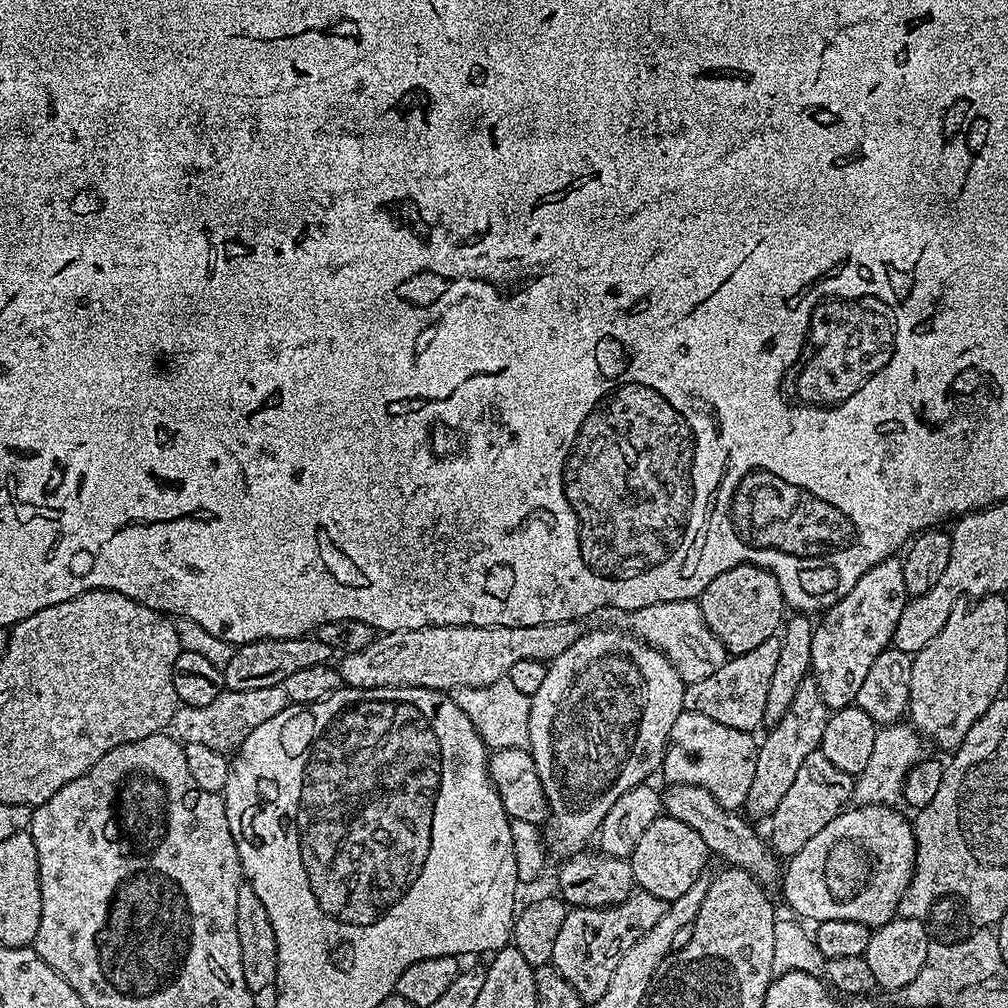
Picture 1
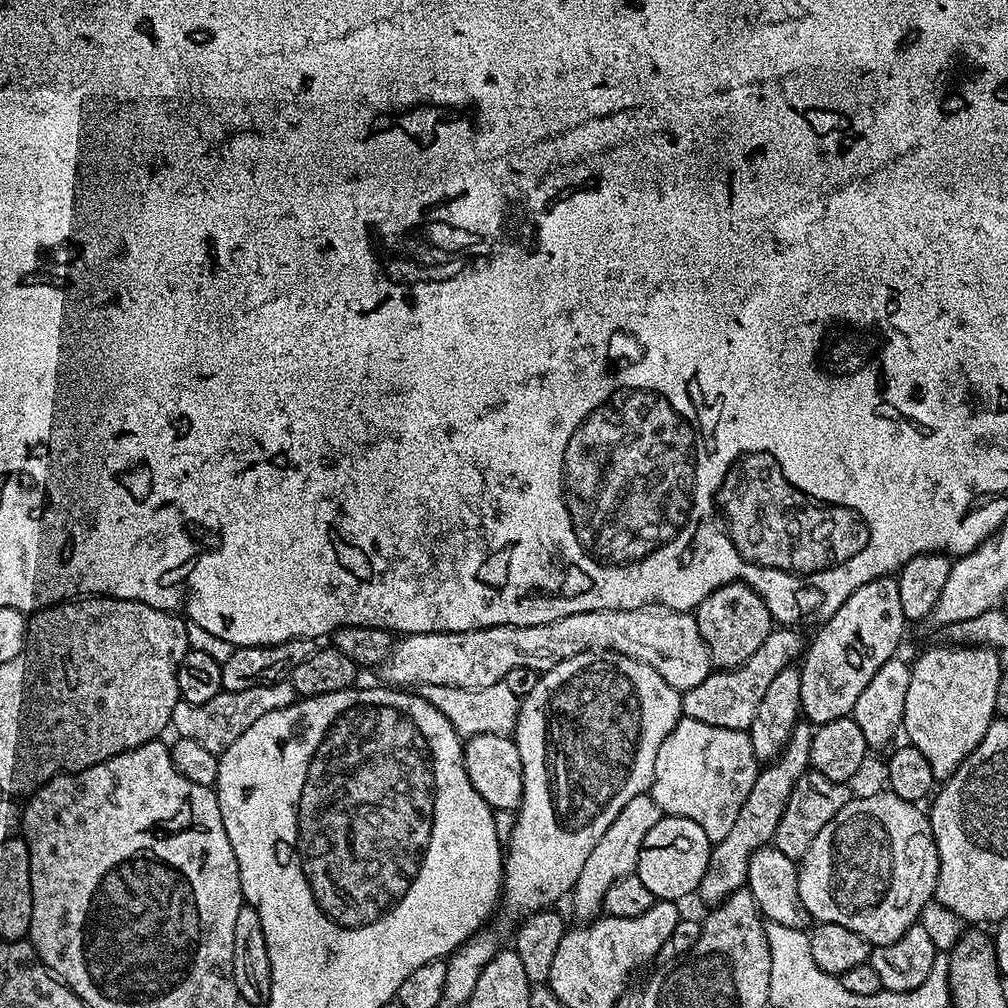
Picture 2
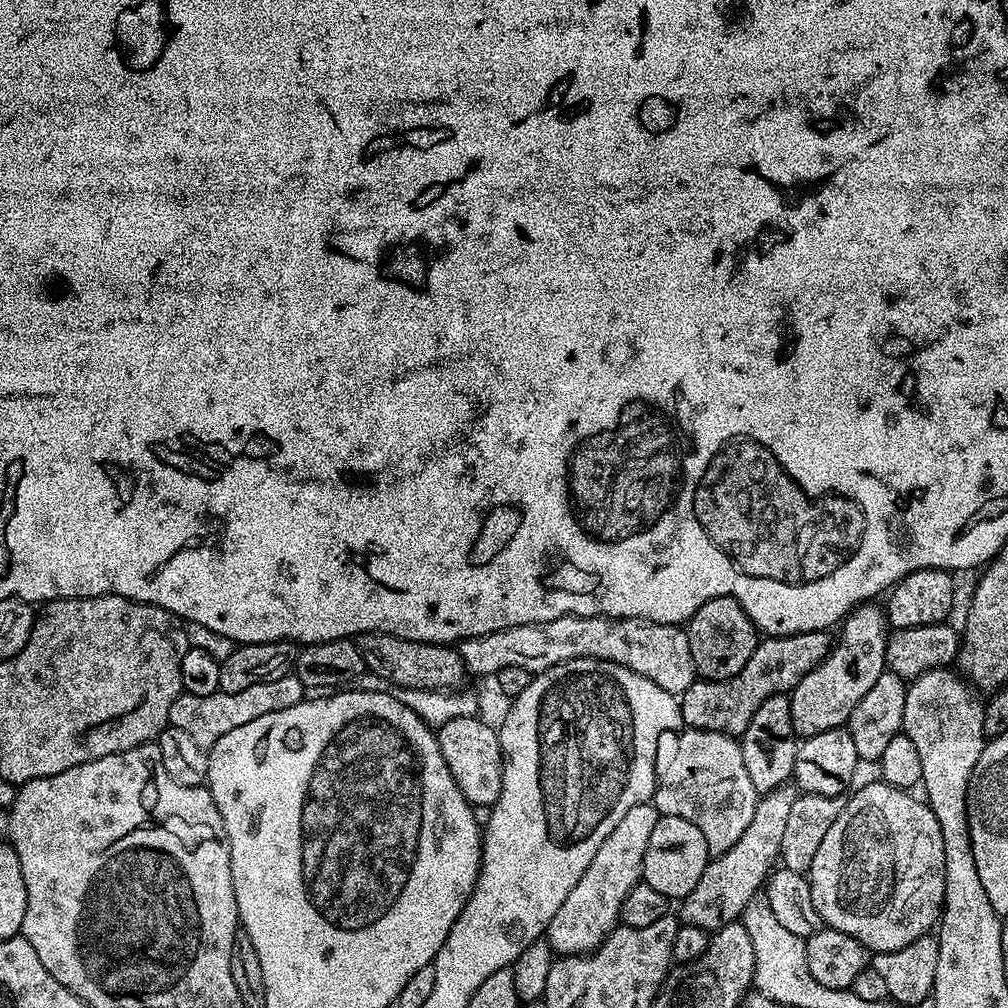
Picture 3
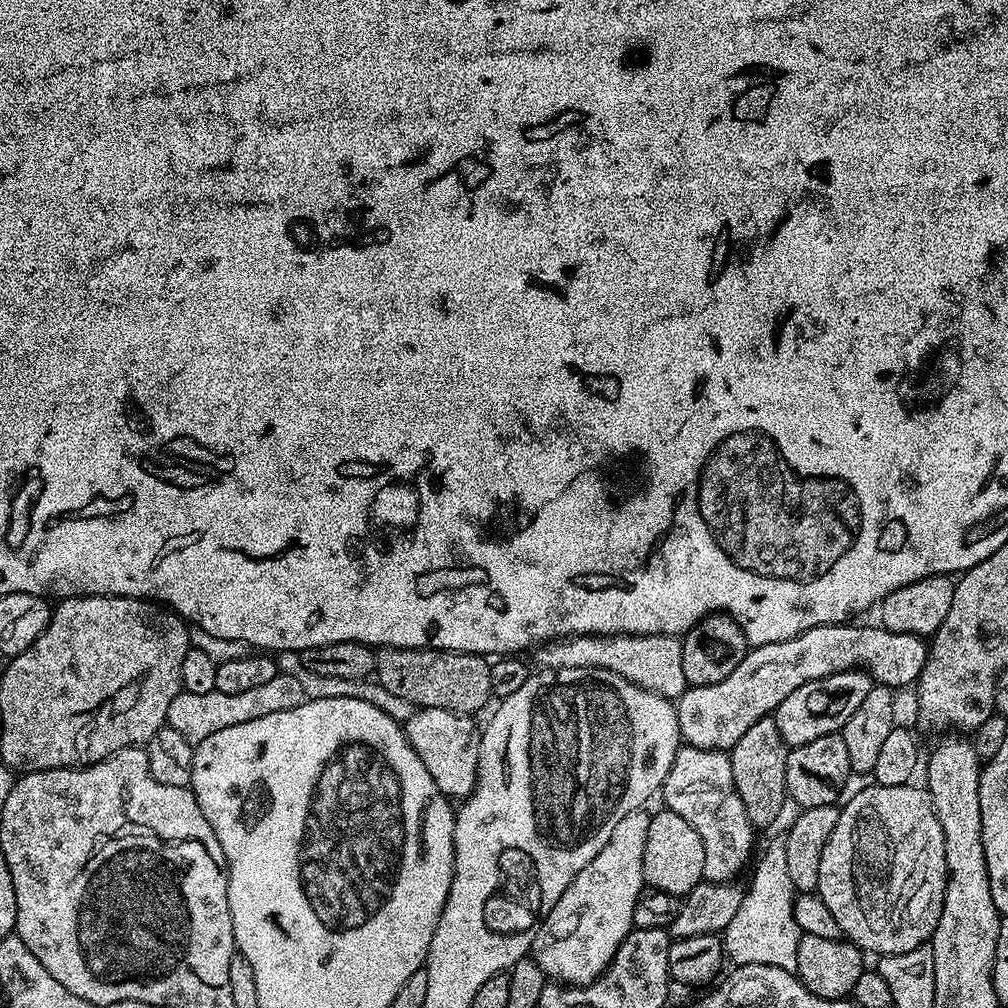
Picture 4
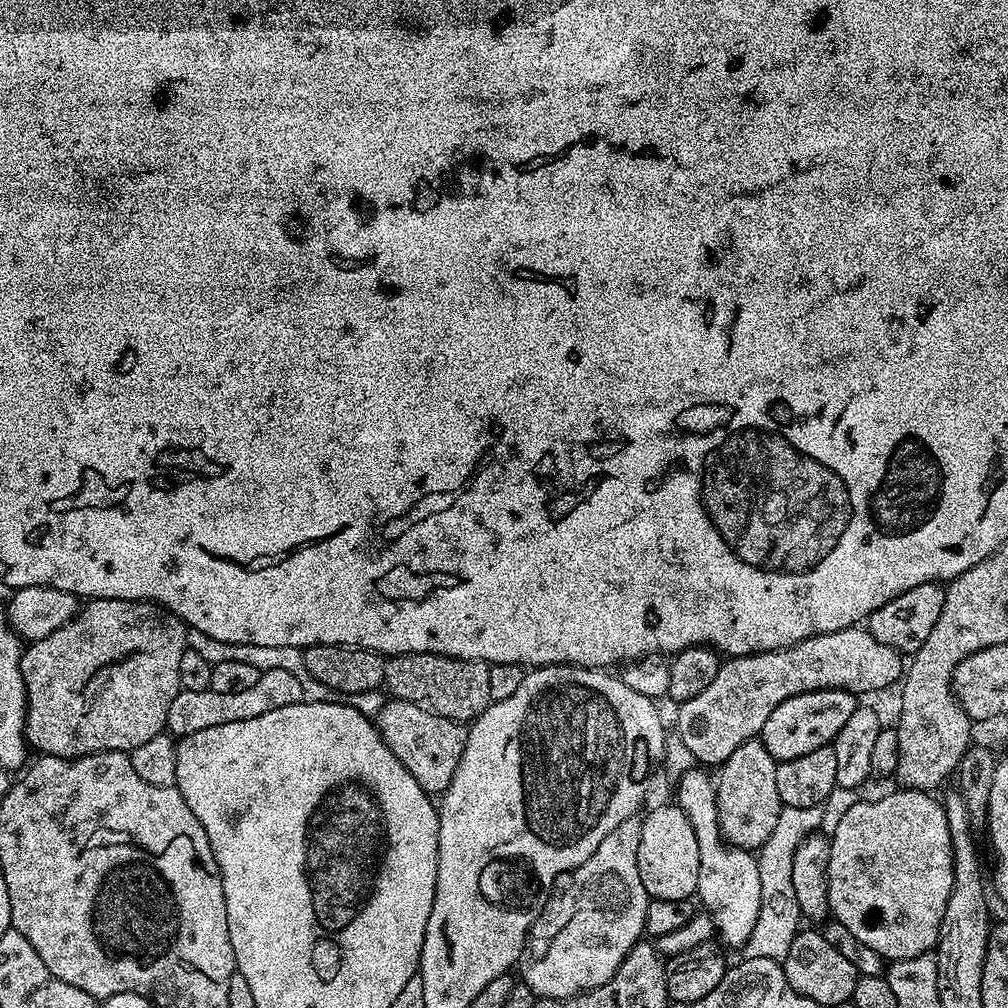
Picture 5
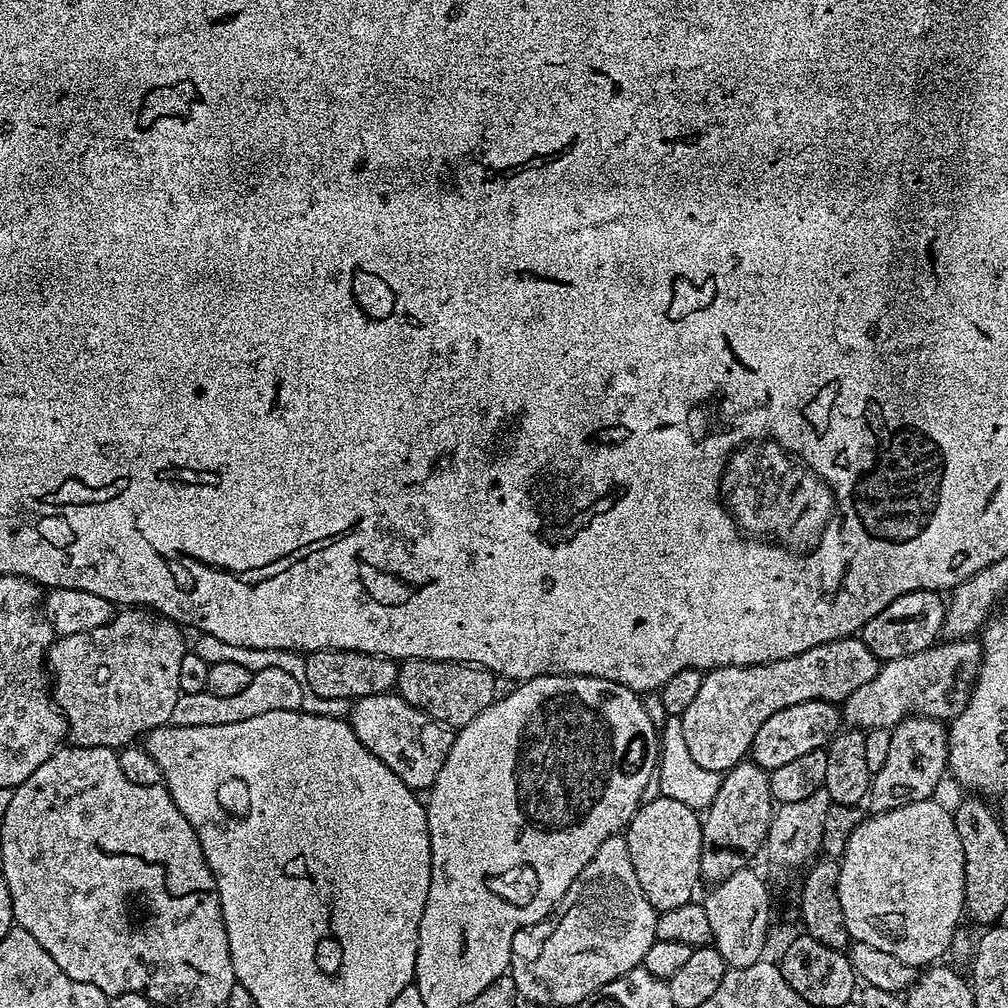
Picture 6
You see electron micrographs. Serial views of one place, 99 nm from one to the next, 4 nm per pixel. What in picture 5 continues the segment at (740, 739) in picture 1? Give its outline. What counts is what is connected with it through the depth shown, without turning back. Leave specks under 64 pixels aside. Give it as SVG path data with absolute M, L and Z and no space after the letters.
M693 770L679 777L677 784L680 785L676 788L675 803L686 814L686 818L690 818L690 826L694 826L694 838L698 838L696 896L703 911L716 924L719 943L729 949L743 949L750 934L754 934L754 922L758 922L758 910L762 906L762 881L758 878L756 856L749 849L735 848L720 833L716 785L711 775L708 777L704 772Z

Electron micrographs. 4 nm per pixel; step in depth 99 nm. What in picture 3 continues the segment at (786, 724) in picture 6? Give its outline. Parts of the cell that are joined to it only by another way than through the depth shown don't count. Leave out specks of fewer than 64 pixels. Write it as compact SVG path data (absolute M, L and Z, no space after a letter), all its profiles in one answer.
M865 602L853 608L843 621L839 629L840 637L835 637L828 656L792 689L790 718L797 737L813 736L826 730L845 727L851 712L886 671L890 625L885 609L876 606L875 603Z

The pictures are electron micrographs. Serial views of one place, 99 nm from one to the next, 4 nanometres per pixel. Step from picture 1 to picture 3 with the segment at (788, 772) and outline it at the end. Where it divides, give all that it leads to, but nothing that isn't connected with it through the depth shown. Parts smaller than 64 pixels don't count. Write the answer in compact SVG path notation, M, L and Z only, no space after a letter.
M789 782L778 786L773 792L763 793L757 799L754 818L750 818L750 826L746 826L742 838L738 838L726 854L711 857L706 870L702 870L702 878L698 878L698 886L683 897L681 904L684 905L678 911L683 923L698 926L711 934L722 926L737 923L743 917L746 906L757 899L759 892L756 891L765 887L774 865L780 859L782 833L797 795L795 783Z

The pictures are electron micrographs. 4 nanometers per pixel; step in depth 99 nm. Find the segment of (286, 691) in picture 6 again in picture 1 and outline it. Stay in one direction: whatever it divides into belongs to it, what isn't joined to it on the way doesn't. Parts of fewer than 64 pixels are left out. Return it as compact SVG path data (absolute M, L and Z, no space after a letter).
M266 686L262 690L241 692L226 690L206 706L186 704L177 708L170 728L176 739L184 744L198 742L202 746L210 746L210 750L232 754L242 742L246 742L246 738L250 738L250 734L254 734L254 730L258 730L258 726L262 726L262 722L270 722L270 718L288 707L289 703L282 686Z

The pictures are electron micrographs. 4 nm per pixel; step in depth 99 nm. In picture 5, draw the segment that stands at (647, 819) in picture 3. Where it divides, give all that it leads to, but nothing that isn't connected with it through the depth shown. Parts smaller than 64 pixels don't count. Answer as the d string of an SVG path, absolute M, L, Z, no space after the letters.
M639 815L626 818L626 822L618 822L618 826L614 826L614 830L598 842L598 850L594 850L582 866L572 872L563 872L551 885L518 961L519 979L530 986L537 998L568 1000L571 996L602 986L616 973L618 966L622 966L626 954L630 954L635 944L641 943L650 898L642 886L642 874L638 874L638 838L642 834L640 822Z

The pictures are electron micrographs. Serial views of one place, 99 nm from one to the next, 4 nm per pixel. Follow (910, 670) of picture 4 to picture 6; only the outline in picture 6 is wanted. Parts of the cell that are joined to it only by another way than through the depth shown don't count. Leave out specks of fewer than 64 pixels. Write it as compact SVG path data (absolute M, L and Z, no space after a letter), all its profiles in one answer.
M859 638L837 640L834 647L831 644L823 644L817 648L806 650L794 658L782 658L778 662L769 664L751 664L743 668L734 666L728 668L713 668L704 672L704 681L698 690L698 695L690 706L686 706L684 715L680 717L682 722L682 734L686 738L686 750L690 750L690 758L698 762L705 770L714 770L721 774L729 772L736 764L745 759L752 751L754 734L766 722L766 718L778 714L778 710L786 710L786 706L798 706L798 702L810 702L811 700L827 700L835 697L836 688L832 685L832 659L837 656L840 660L852 660L856 656L855 686L866 686L874 674L878 674L881 661L864 645Z

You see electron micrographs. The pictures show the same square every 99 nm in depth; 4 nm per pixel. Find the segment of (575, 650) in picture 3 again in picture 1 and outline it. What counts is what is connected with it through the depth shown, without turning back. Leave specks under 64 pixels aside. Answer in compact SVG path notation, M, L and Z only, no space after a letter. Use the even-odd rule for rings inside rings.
M667 600L657 604L647 604L638 610L627 613L626 625L629 633L635 634L643 643L656 648L678 670L685 684L699 682L709 674L714 674L718 666L729 660L727 650L706 626L702 610L696 600ZM563 620L562 622L554 622L553 624L539 624L538 626L513 626L511 628L471 628L470 626L438 626L437 628L416 628L415 630L406 630L405 632L386 632L379 638L370 642L370 646L366 646L366 650L358 650L357 652L346 652L339 657L338 667L340 676L344 679L345 685L350 688L361 688L362 690L374 690L375 688L433 688L439 692L451 693L453 688L477 688L478 686L490 686L490 682L498 682L507 677L510 666L514 666L514 662L522 662L525 658L534 658L551 662L554 658L558 658L558 654L562 654L566 650L570 650L570 646L574 646L578 635L577 625L571 620Z

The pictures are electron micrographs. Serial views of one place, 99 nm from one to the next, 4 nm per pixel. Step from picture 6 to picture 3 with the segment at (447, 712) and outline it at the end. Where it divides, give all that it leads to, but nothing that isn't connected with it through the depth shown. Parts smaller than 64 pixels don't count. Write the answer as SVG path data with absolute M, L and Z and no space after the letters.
M365 632L355 637L354 643L358 654L362 654L365 669L378 678L386 678L386 682L394 682L394 686L447 692L463 689L464 679L470 676L464 669L459 651L443 644L420 644L385 632Z

